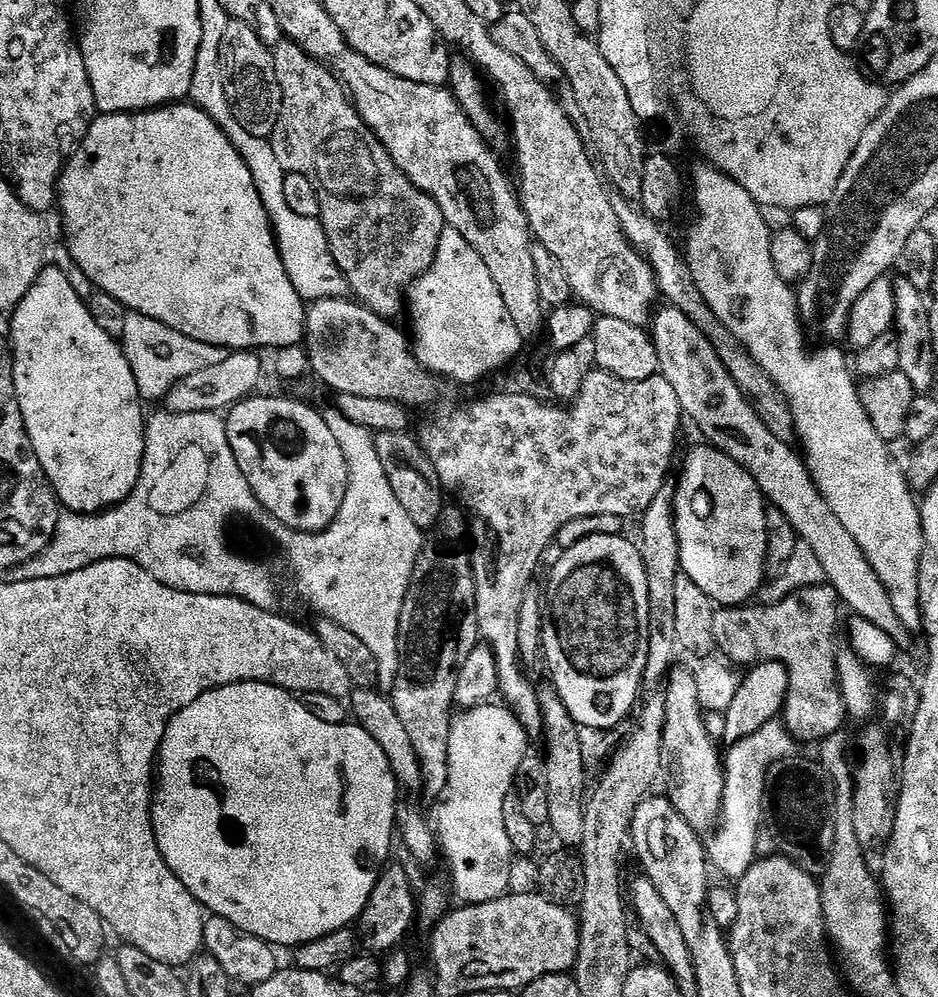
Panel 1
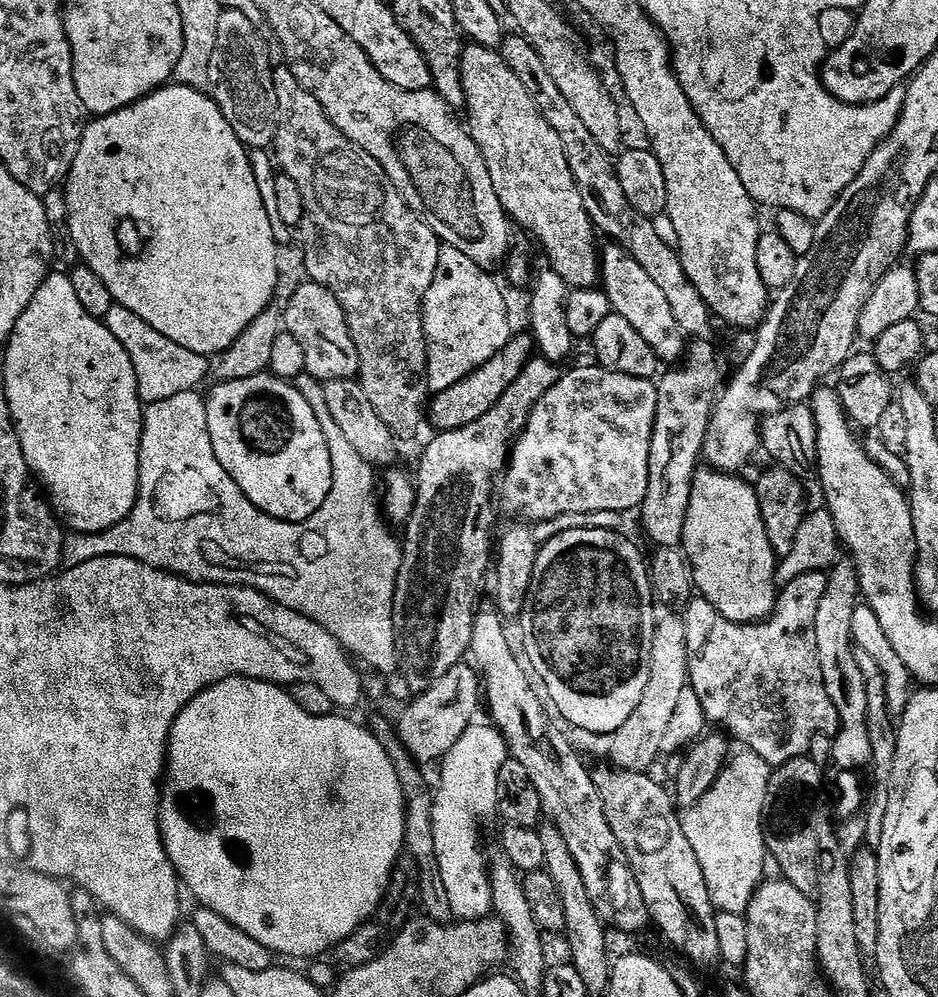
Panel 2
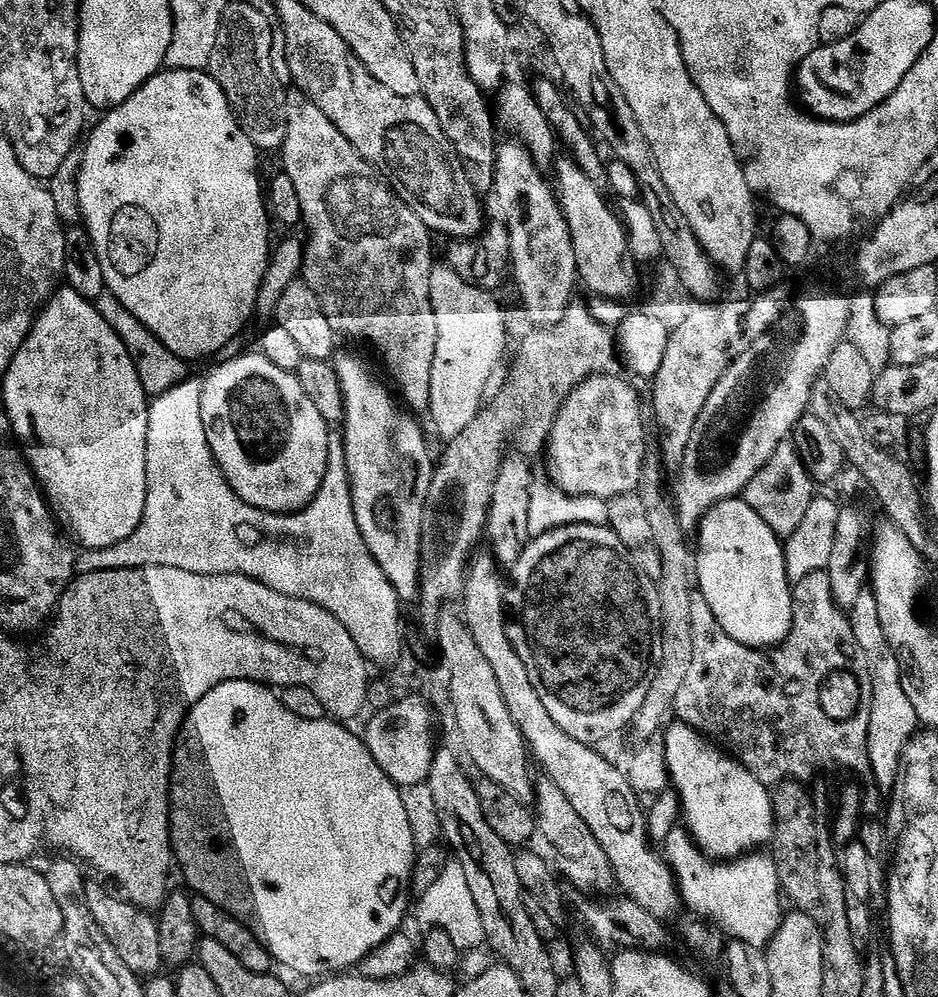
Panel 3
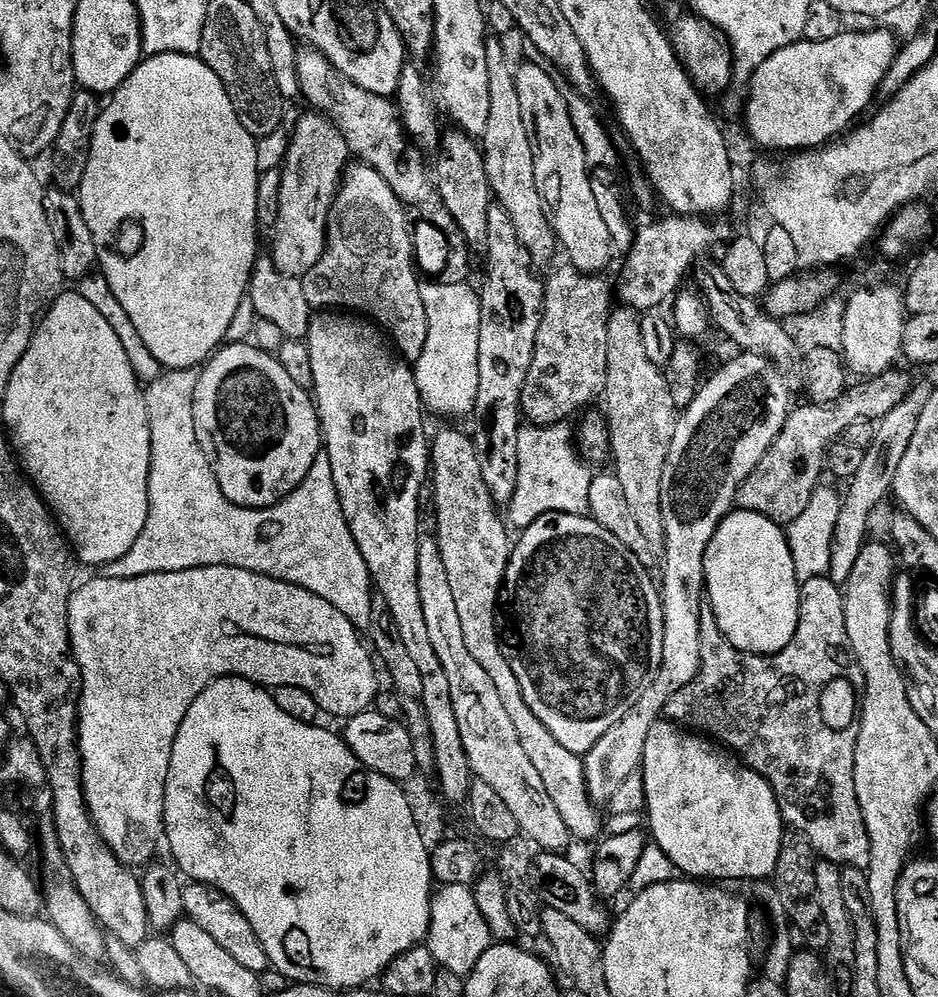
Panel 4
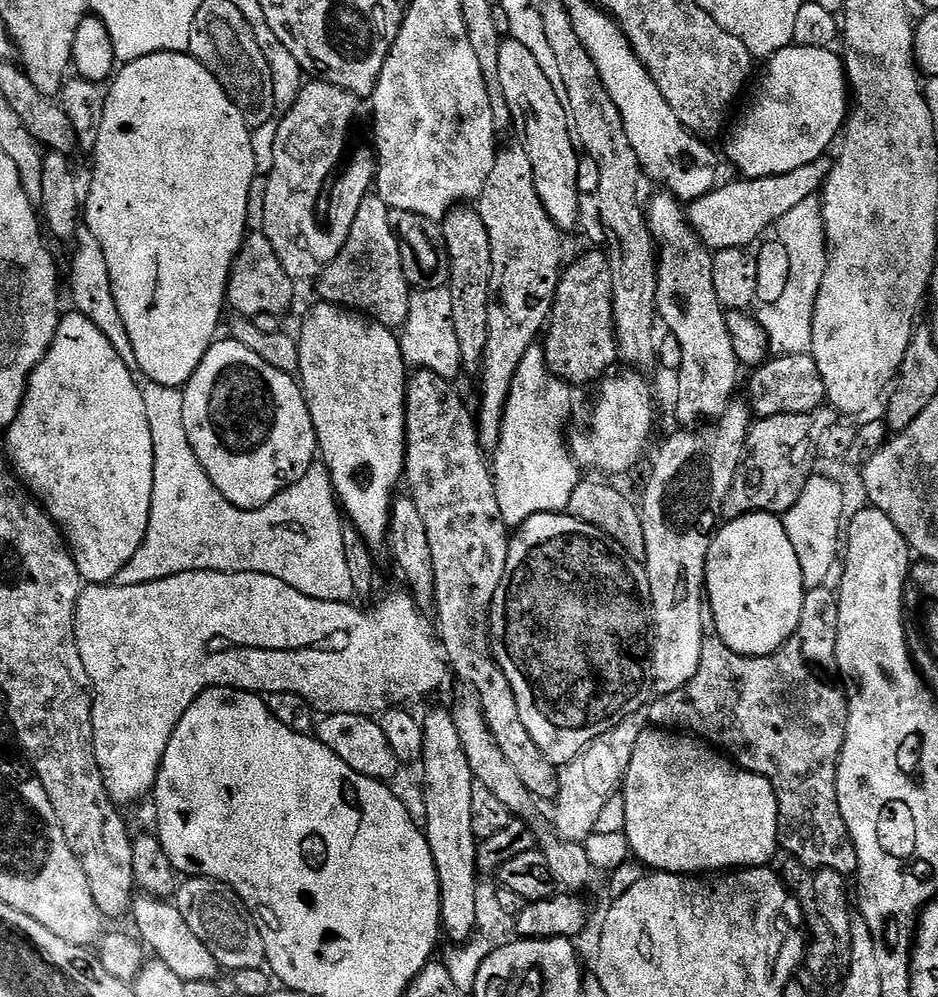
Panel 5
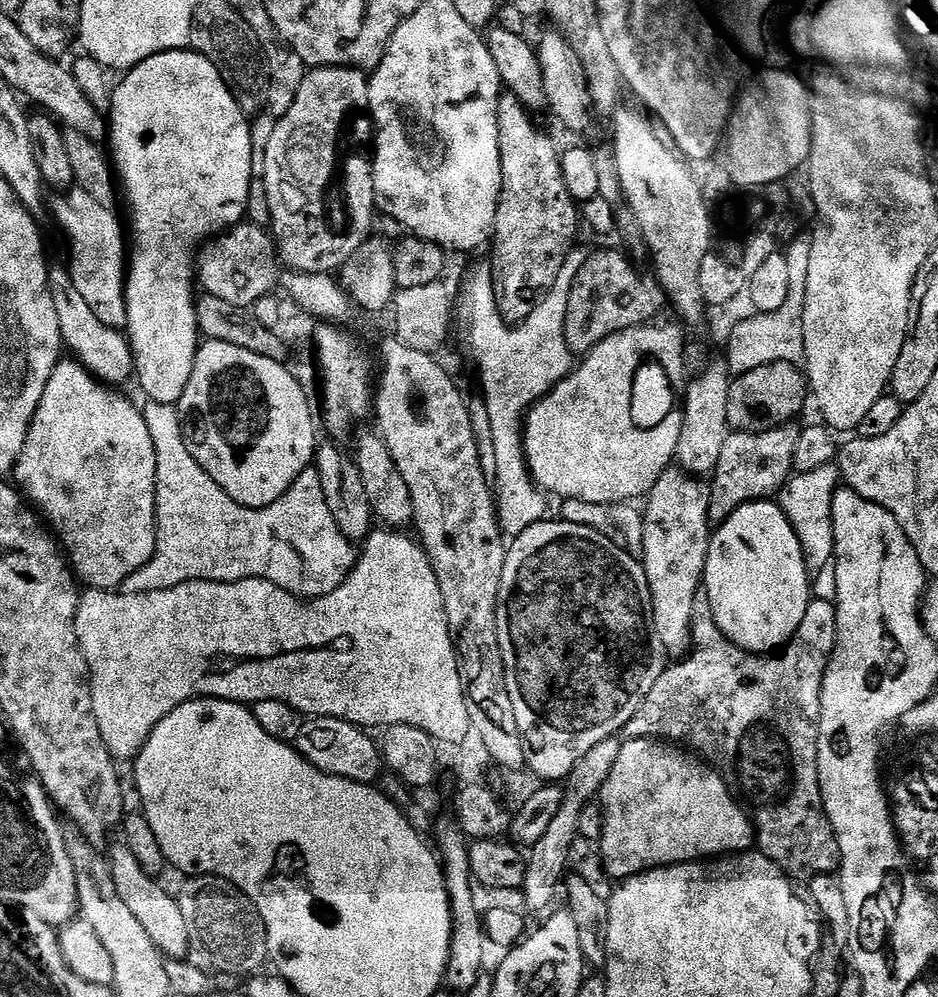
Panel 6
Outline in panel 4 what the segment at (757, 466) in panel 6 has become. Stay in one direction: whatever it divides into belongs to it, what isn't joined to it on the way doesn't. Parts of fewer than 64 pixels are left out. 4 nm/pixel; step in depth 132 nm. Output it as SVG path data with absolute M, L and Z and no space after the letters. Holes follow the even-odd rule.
M889 370L881 376L861 379L853 383L833 404L805 403L805 408L793 407L788 421L782 426L778 438L758 466L742 482L734 501L737 509L762 514L774 523L787 526L810 506L810 498L821 483L820 475L826 472L826 457L833 444L841 439L848 426L863 420L878 422L912 393L914 380L904 372Z

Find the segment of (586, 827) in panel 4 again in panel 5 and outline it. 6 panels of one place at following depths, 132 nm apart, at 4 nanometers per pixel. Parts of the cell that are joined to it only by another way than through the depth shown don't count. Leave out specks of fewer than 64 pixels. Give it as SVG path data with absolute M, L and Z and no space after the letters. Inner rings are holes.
M430 371L411 373L406 393L408 454L404 458L406 484L412 487L411 498L418 506L418 514L422 514L422 522L426 522L436 583L434 609L440 619L443 651L447 663L456 667L457 674L468 683L465 685L480 699L488 728L510 766L518 770L518 778L526 782L533 797L551 801L556 795L557 769L530 738L518 714L508 675L501 668L497 653L488 649L492 644L488 615L496 591L501 591L506 580L510 529L498 506L493 469L480 448L473 413L468 413L463 398L451 386L447 379Z

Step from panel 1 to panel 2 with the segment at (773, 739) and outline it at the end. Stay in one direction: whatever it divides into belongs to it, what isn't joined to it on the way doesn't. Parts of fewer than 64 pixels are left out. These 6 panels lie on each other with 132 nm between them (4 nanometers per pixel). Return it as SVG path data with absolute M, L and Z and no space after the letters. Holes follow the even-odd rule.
M740 750L740 753L736 752L730 762L724 765L720 777L714 782L710 791L696 805L683 813L684 833L686 838L690 838L690 846L694 846L694 854L698 854L698 862L706 878L706 890L710 890L710 898L717 912L744 916L756 889L765 879L764 807L773 771L773 765L767 764L758 754Z

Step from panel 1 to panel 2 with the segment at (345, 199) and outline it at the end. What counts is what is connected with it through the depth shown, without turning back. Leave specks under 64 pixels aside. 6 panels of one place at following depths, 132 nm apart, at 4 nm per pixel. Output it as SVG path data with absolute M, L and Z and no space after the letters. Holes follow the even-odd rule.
M293 86L286 92L286 115L283 117L280 132L276 136L274 145L274 160L279 171L289 176L297 183L298 190L304 199L304 217L298 227L300 240L304 243L304 268L308 271L307 279L313 284L321 284L323 288L329 288L340 300L341 306L348 313L348 325L354 338L354 346L360 355L360 374L358 381L362 389L370 398L371 405L377 410L378 415L401 441L408 439L426 424L426 409L430 404L430 389L428 387L428 338L424 335L424 299L434 282L434 274L438 270L438 254L442 247L442 241L436 235L435 227L423 215L419 216L410 205L404 201L404 196L399 192L397 185L382 170L382 166L370 154L366 154L350 138L343 136L331 118L326 114L324 107L318 102L318 98L307 92L306 89Z

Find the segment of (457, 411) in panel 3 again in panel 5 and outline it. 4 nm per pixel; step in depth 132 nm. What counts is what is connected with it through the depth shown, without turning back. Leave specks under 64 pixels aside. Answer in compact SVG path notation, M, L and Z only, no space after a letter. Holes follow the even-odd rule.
M418 288L410 294L407 322L399 337L400 349L407 365L430 371L440 377L452 380L463 367L461 344L453 324L453 299L448 288Z

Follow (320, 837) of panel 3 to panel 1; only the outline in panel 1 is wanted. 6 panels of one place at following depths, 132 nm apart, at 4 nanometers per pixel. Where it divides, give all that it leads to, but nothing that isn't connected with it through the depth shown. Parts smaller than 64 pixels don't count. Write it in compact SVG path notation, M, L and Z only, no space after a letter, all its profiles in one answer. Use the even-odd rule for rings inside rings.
M253 680L227 684L202 694L202 698L194 698L194 702L174 714L166 726L166 734L160 743L158 775L154 780L152 829L166 866L170 866L178 882L186 886L201 908L213 916L226 918L226 922L238 926L238 930L254 934L254 938L262 938L277 949L295 950L301 944L314 942L359 921L370 902L382 866L390 860L388 851L392 848L392 840L394 844L396 832L396 779L390 770L390 762L386 762L386 754L382 754L382 746L378 746L359 724L322 722L306 710L303 699L273 684L259 684Z

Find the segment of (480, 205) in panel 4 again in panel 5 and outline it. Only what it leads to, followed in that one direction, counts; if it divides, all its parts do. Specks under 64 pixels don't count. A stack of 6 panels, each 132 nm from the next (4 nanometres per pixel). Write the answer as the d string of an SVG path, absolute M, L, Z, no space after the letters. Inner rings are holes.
M457 206L444 216L442 221L444 241L450 262L450 274L446 287L453 299L453 324L461 344L463 371L479 373L486 350L487 312L491 296L490 237L486 232L477 209L472 206Z

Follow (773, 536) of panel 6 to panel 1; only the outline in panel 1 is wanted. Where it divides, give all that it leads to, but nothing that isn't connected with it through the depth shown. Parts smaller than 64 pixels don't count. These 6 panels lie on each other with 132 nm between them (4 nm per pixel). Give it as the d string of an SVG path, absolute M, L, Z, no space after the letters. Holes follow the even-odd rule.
M703 447L689 454L684 473L674 484L680 570L717 605L744 606L766 580L766 501L742 465L717 448Z

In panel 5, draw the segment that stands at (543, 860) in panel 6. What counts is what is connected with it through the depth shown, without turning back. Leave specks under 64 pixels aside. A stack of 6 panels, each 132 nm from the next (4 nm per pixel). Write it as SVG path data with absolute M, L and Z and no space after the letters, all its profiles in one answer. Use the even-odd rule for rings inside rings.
M628 719L613 724L606 734L589 742L584 751L559 769L552 824L556 827L553 828L555 835L560 839L584 842L596 830L602 806L606 806L606 802L621 791L624 775L630 766L630 754L634 754L634 742L642 731L641 725Z

